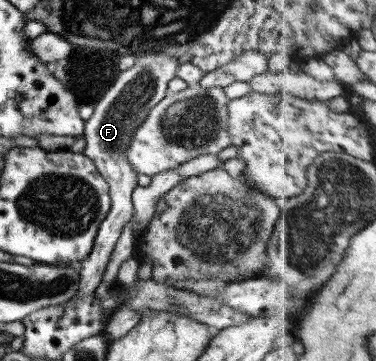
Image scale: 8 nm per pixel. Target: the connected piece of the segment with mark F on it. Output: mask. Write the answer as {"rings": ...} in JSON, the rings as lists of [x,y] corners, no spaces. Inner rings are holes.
{"rings":[[[159,52],[137,56],[133,66],[117,74],[113,88],[107,89],[101,99],[93,104],[93,114],[84,121],[81,136],[85,140],[85,146],[82,153],[92,160],[98,173],[107,181],[110,207],[94,236],[91,252],[80,262],[78,287],[70,300],[78,300],[94,292],[102,281],[102,274],[115,241],[125,223],[132,218],[132,196],[133,191],[138,187],[137,173],[131,163],[128,163],[124,152],[134,130],[147,117],[148,110],[166,95],[167,82],[175,76],[178,69],[176,60],[177,58],[169,58]]]}

